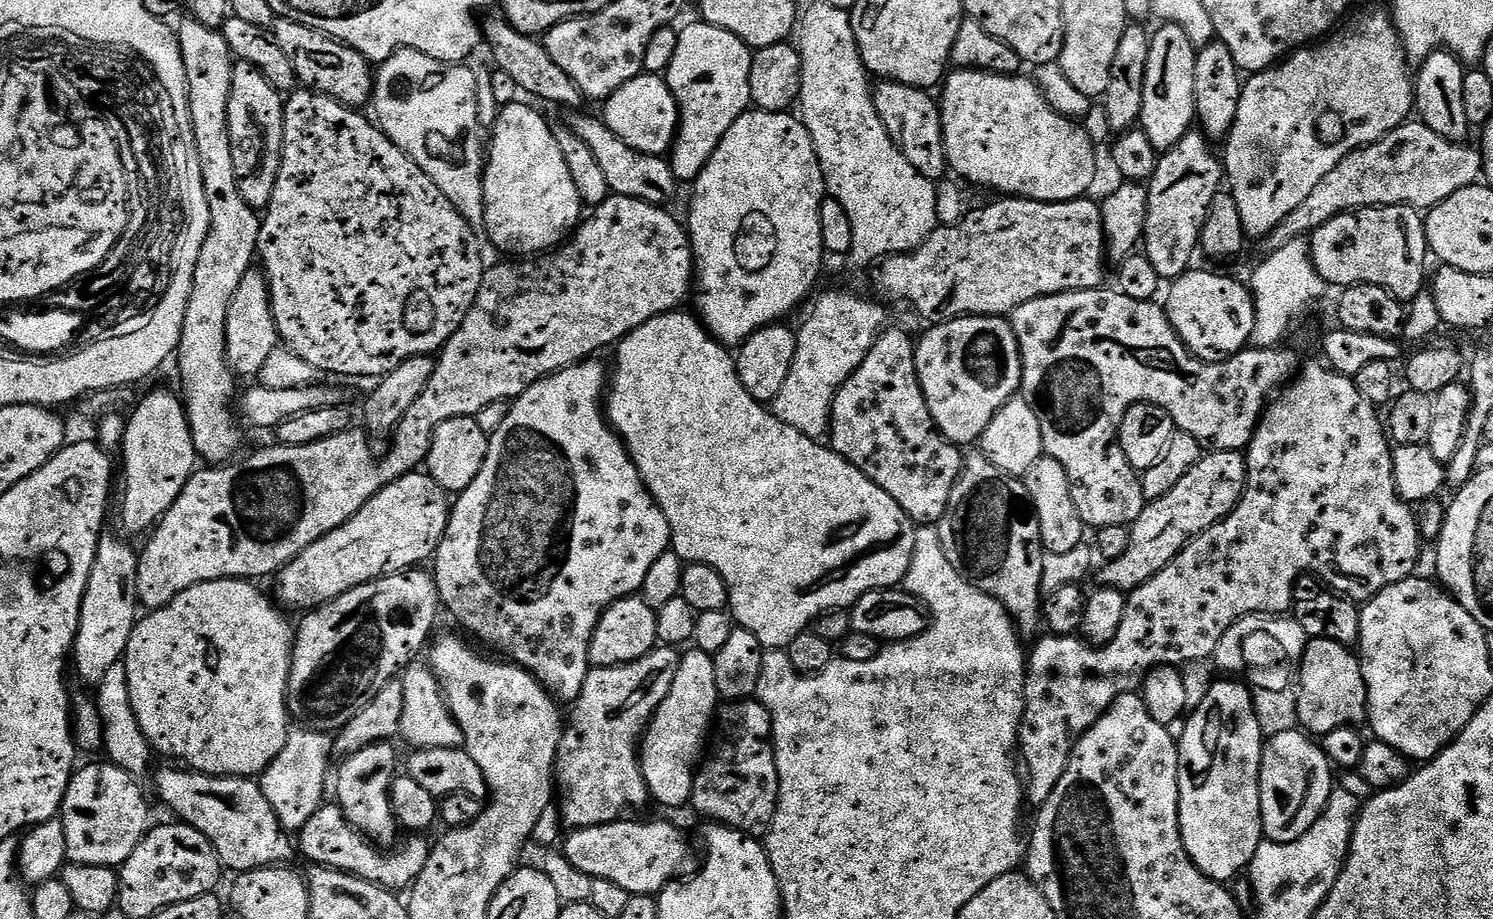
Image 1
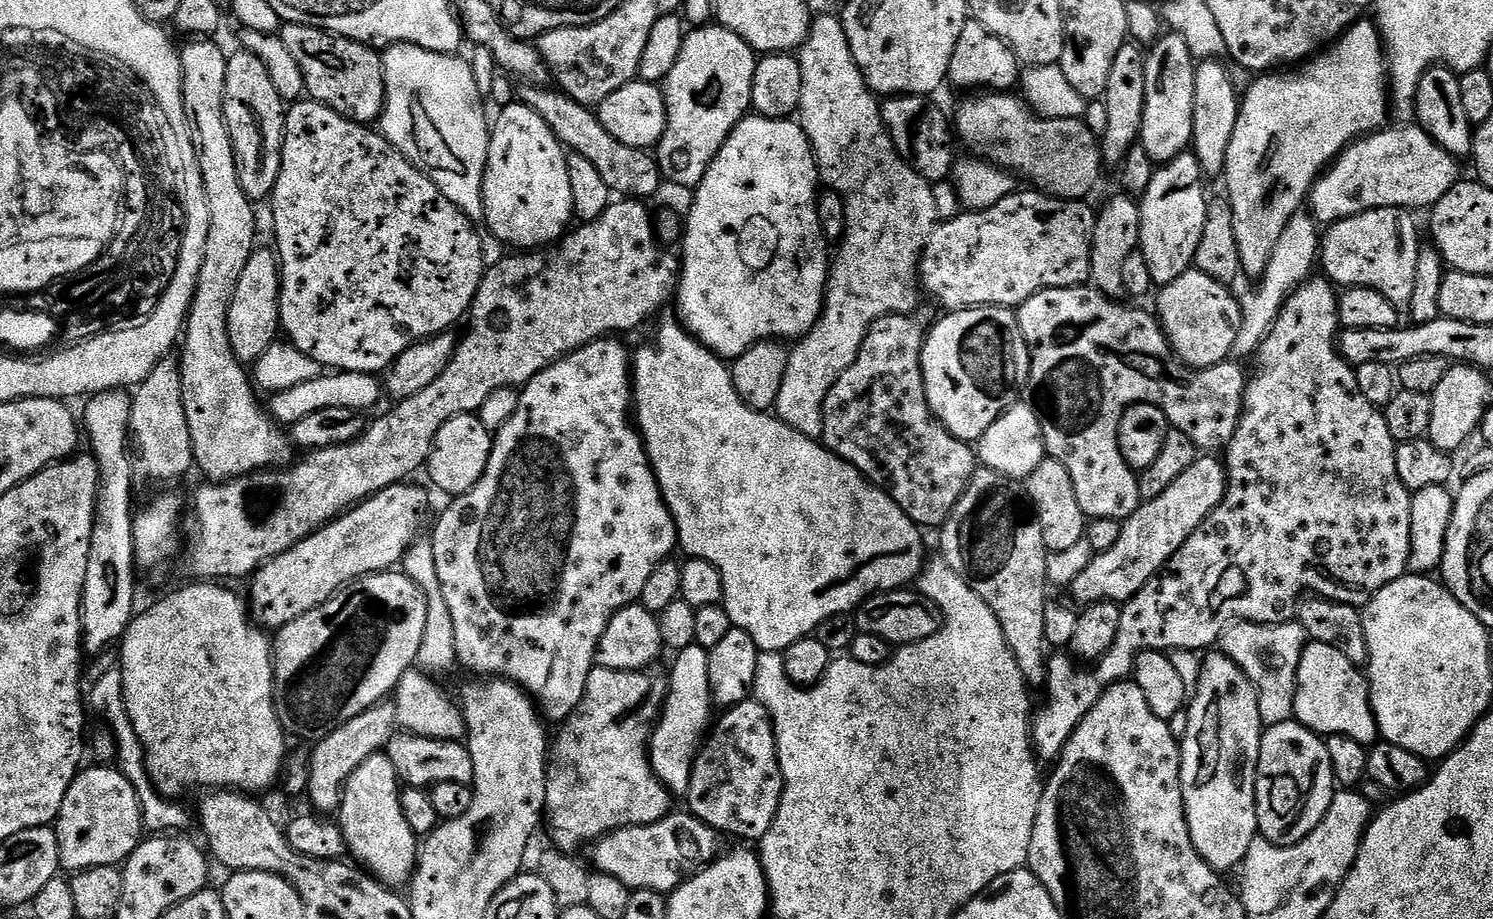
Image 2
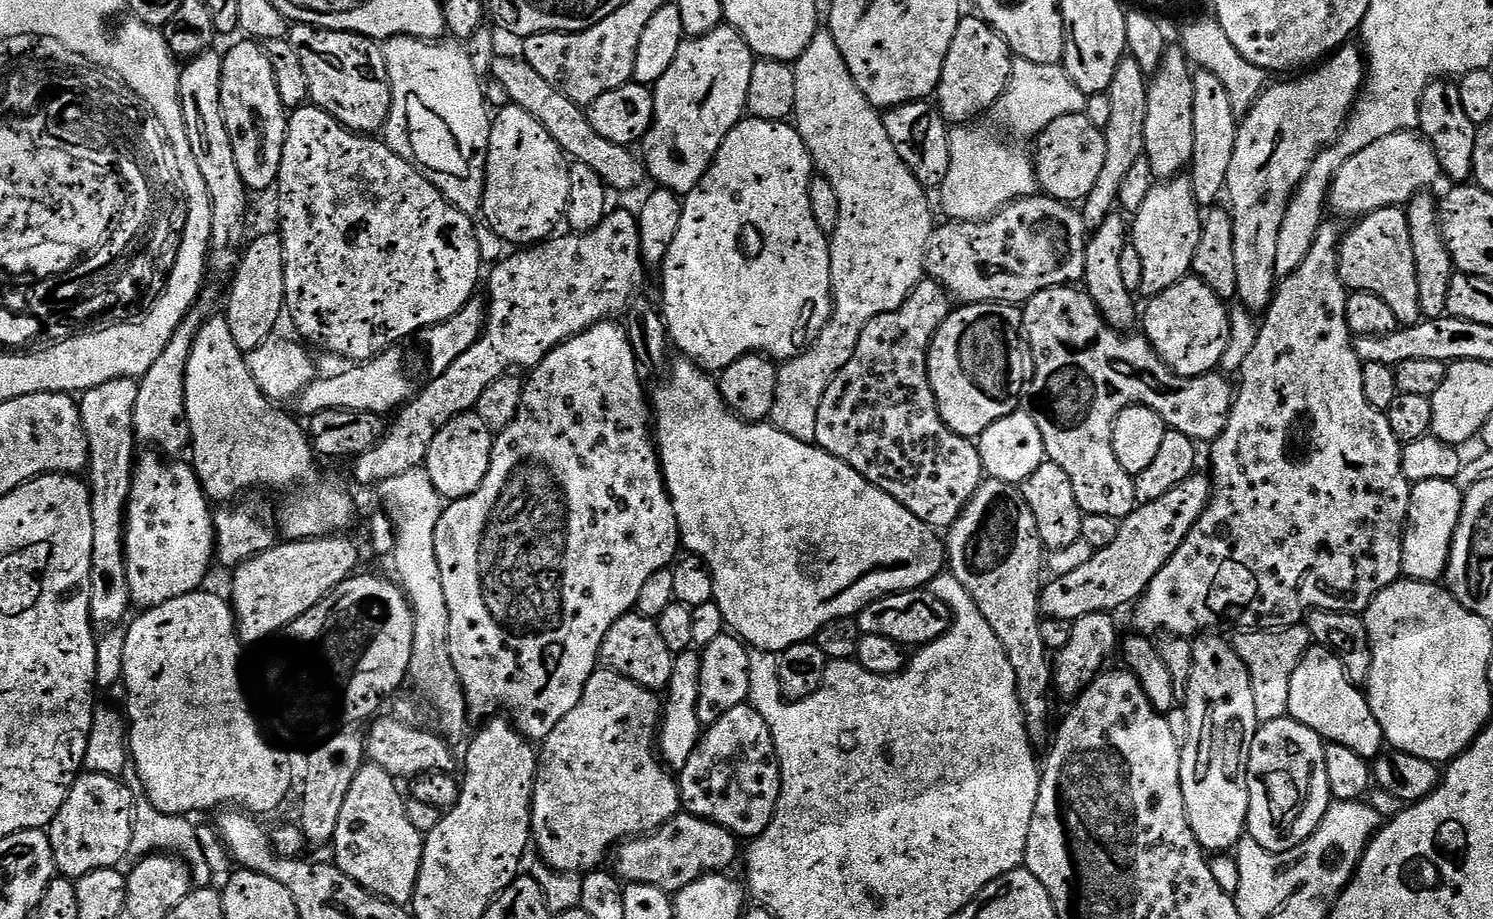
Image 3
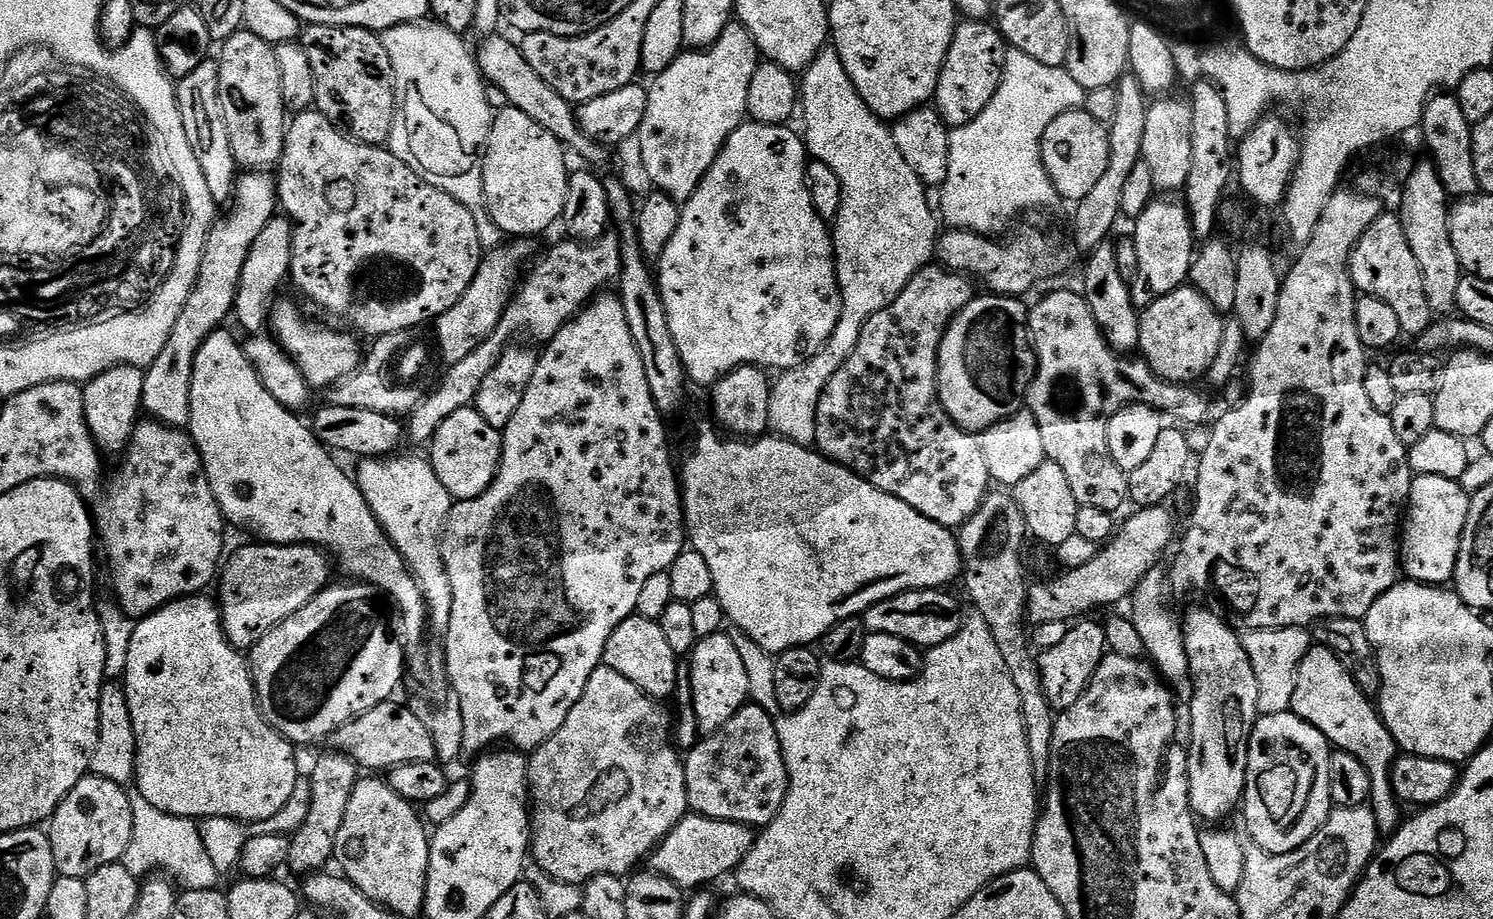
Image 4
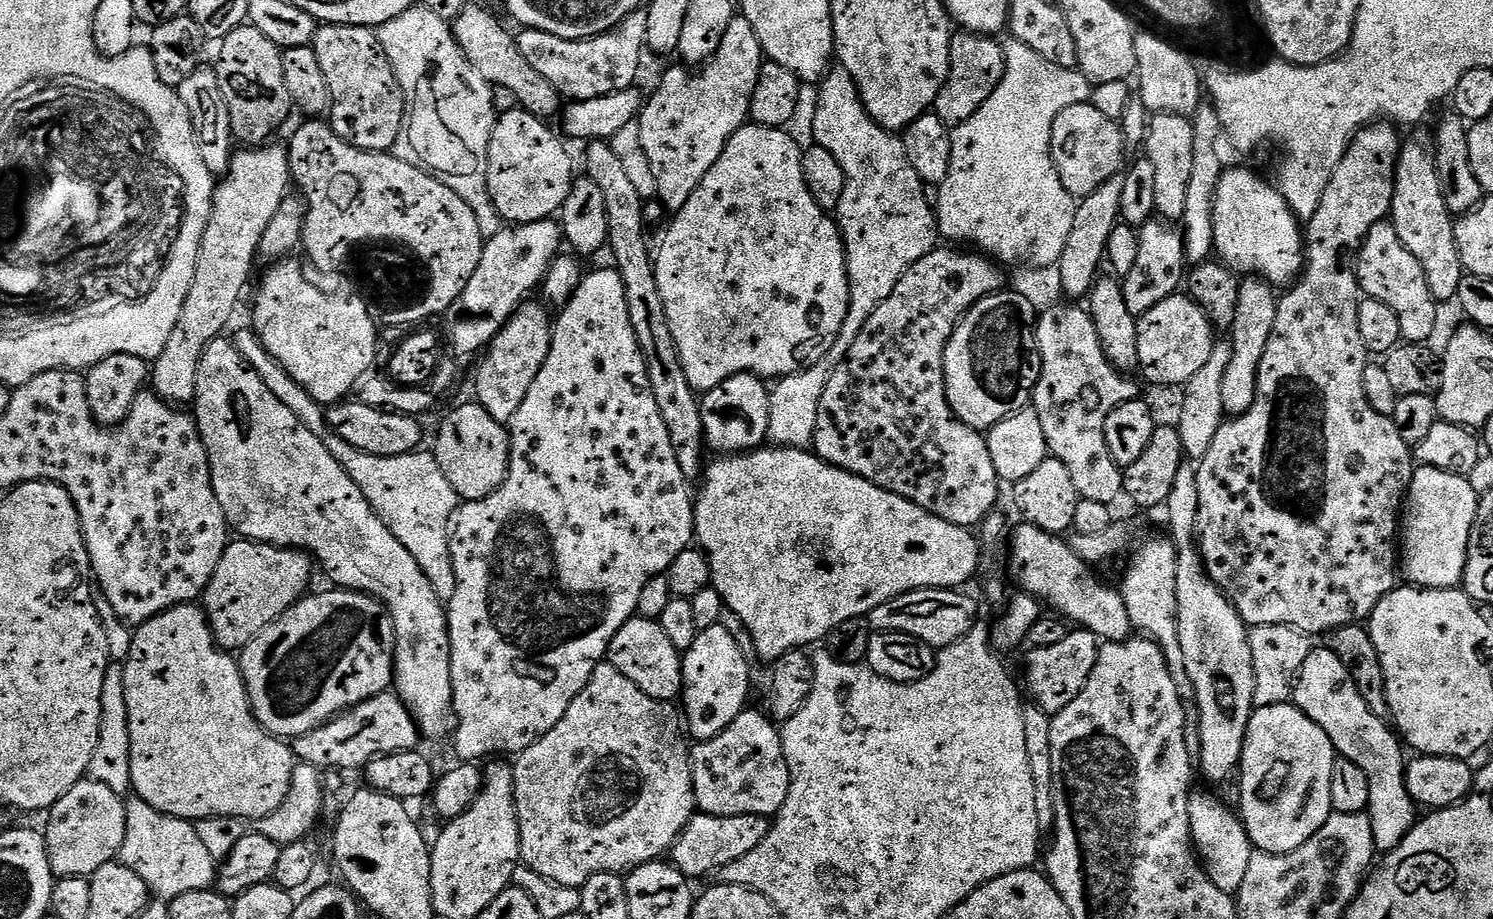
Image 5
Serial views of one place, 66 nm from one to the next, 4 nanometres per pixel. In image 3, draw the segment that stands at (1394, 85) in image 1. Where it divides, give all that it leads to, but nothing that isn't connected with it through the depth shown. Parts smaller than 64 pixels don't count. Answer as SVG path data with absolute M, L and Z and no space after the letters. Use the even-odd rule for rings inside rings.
M1352 47L1337 48L1319 66L1295 78L1281 79L1284 81L1274 85L1273 88L1265 87L1252 103L1248 115L1239 121L1236 129L1234 158L1230 158L1226 192L1227 195L1232 195L1230 211L1234 226L1234 270L1238 273L1236 295L1239 303L1253 314L1263 314L1268 311L1278 287L1276 274L1278 234L1282 230L1282 222L1286 218L1286 210L1290 206L1292 195L1302 182L1302 178L1306 178L1319 152L1329 144L1335 144L1336 137L1344 131L1356 97L1363 89L1366 79L1366 57L1359 47Z

